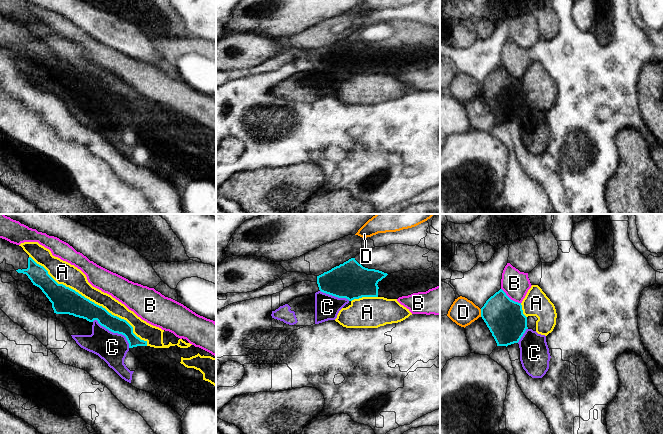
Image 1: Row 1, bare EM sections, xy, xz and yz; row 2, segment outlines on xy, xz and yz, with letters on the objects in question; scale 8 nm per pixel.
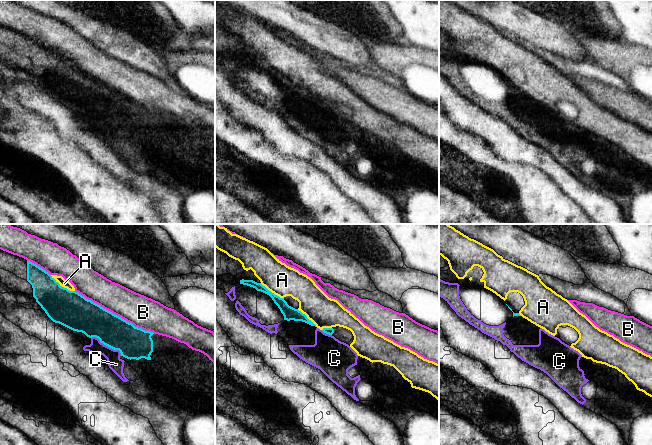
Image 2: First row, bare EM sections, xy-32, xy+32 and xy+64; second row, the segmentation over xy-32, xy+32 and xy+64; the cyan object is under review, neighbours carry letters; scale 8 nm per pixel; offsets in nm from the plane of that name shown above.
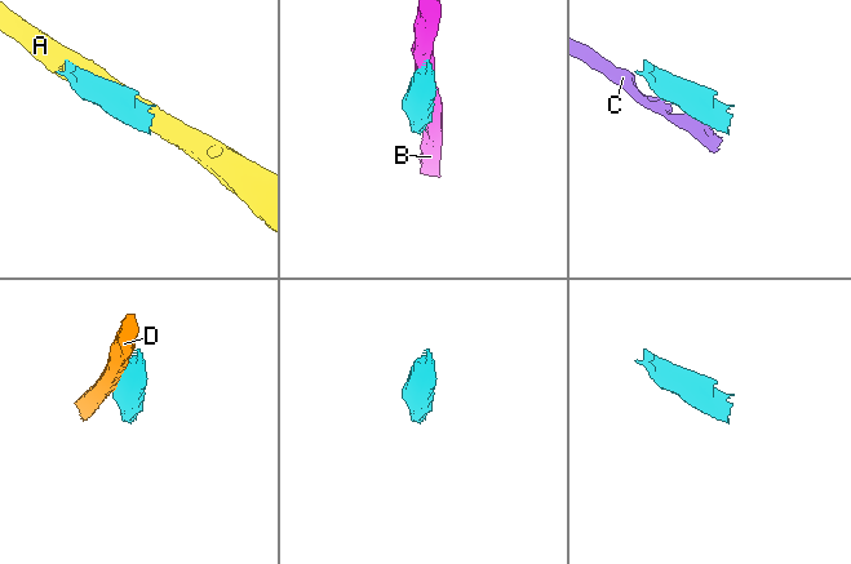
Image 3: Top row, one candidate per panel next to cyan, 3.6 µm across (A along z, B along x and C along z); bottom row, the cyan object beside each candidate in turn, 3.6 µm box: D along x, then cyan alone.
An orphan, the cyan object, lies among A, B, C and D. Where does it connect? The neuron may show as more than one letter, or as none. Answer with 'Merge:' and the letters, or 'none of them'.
Merge: none of them

